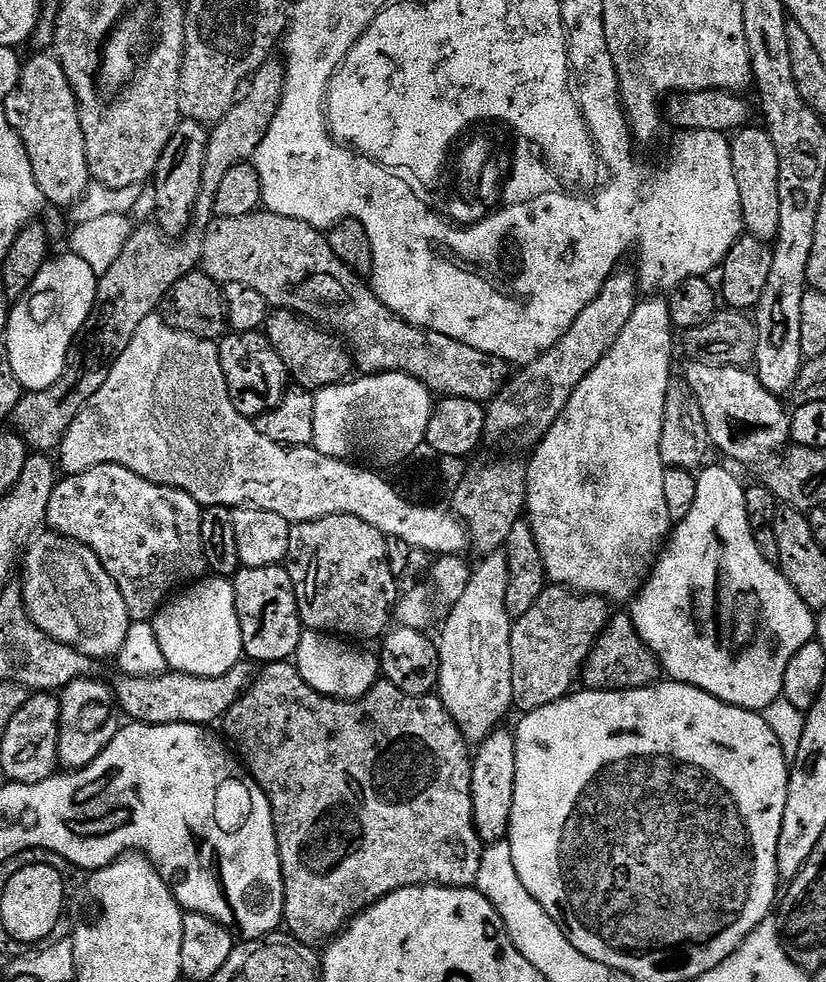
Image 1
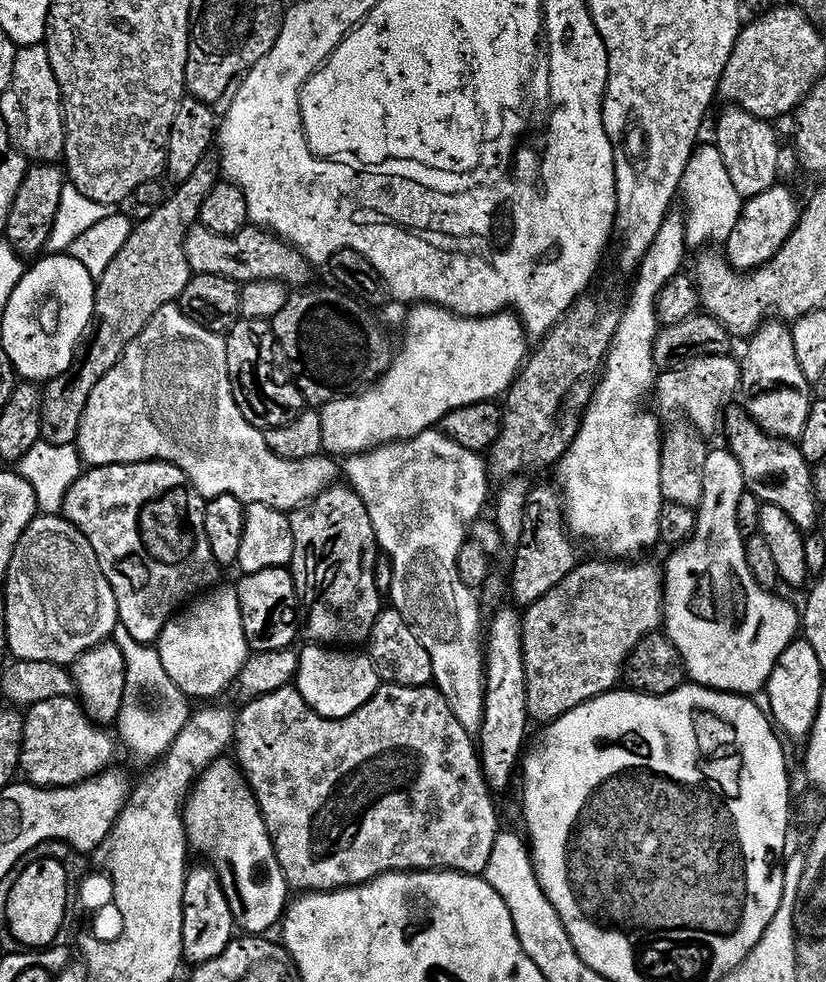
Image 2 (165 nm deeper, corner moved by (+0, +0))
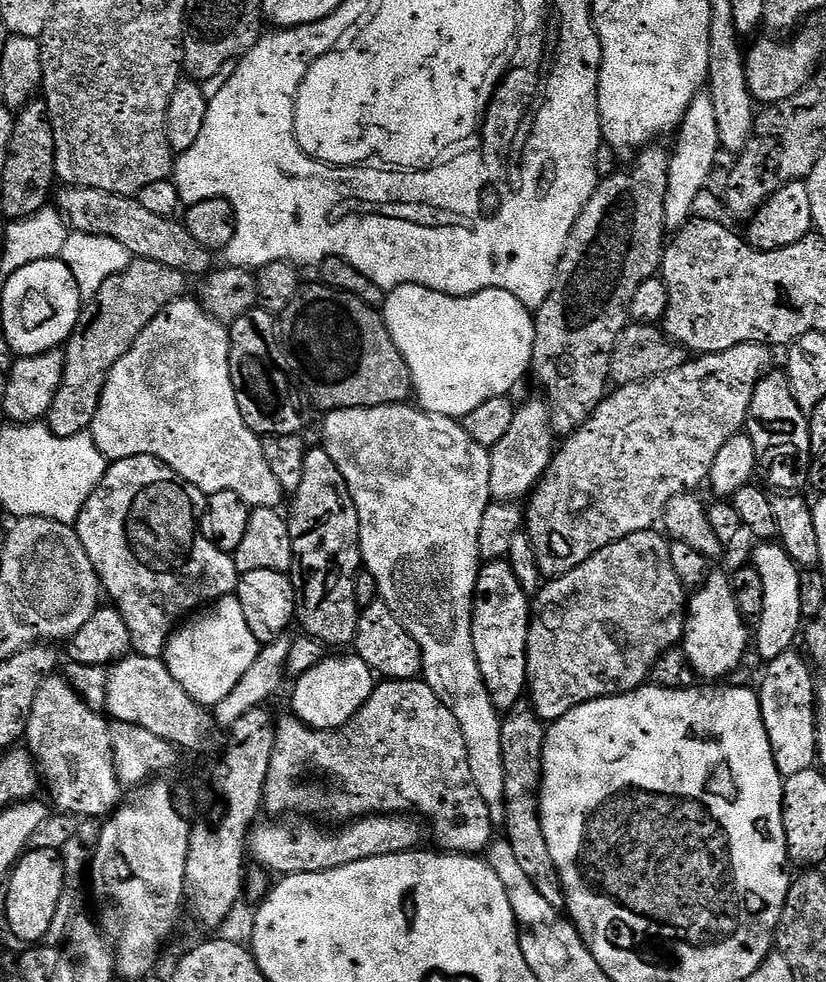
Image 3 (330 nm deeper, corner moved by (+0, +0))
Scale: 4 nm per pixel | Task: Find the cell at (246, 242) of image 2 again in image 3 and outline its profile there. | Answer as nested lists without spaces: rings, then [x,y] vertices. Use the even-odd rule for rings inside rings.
[[[68,186],[63,190],[65,192],[61,196],[59,193],[55,197],[54,204],[70,225],[72,232],[114,238],[114,242],[122,242],[122,246],[126,246],[126,250],[132,253],[133,257],[161,264],[163,268],[178,270],[188,278],[203,277],[213,267],[213,253],[198,246],[198,242],[194,242],[194,234],[190,234],[181,221],[179,224],[176,220],[167,220],[166,217],[151,212],[146,205],[139,204],[139,199],[115,196],[93,188]]]

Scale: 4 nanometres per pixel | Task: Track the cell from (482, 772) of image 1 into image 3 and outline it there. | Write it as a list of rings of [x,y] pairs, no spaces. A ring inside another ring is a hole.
[[[507,559],[487,561],[481,567],[480,577],[476,579],[476,602],[472,606],[472,637],[474,638],[474,654],[478,658],[478,666],[482,678],[488,687],[497,709],[511,710],[525,699],[526,689],[530,684],[528,675],[528,631],[532,628],[534,615],[530,596],[520,589],[520,580],[514,569],[508,565]]]

